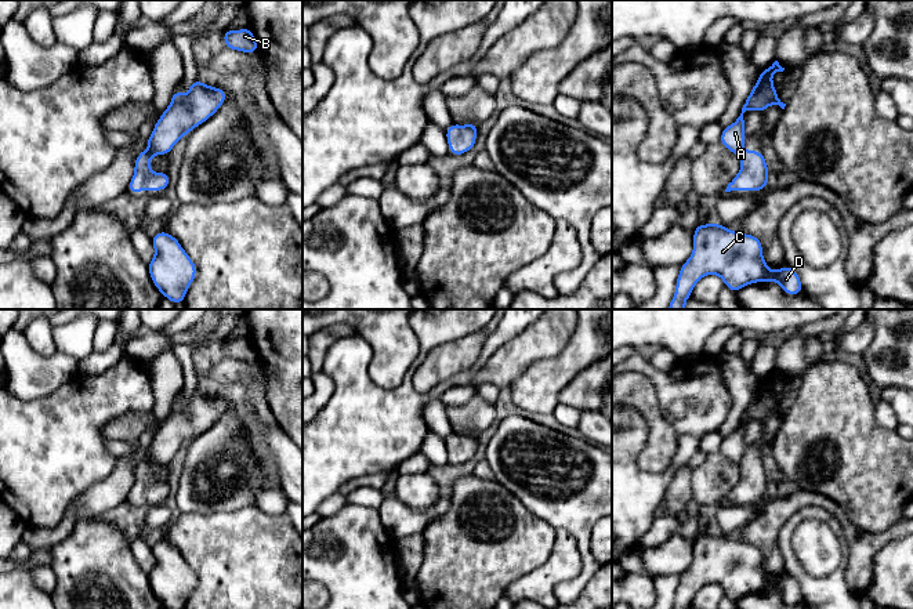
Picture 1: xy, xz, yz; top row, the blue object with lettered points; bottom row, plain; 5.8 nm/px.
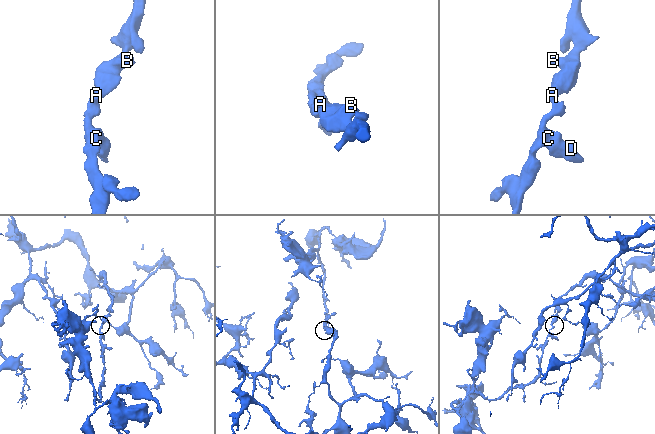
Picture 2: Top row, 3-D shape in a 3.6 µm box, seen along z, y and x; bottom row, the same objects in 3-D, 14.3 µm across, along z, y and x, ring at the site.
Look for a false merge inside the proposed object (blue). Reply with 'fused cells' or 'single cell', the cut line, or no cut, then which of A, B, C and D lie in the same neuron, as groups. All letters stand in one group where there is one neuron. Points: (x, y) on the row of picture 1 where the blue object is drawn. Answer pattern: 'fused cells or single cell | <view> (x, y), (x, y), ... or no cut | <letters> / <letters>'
fused cells | xy (148, 149), (156, 153) | A B / C D

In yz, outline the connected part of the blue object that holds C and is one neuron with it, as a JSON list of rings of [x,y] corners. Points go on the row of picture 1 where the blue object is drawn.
[[[699,224],[693,231],[693,251],[680,268],[675,293],[667,309],[686,309],[685,301],[691,297],[695,284],[706,275],[720,276],[725,287],[736,293],[750,283],[776,282],[787,296],[800,294],[804,289],[798,273],[785,265],[779,271],[771,271],[762,255],[762,243],[758,238],[743,232],[735,232],[721,224]]]

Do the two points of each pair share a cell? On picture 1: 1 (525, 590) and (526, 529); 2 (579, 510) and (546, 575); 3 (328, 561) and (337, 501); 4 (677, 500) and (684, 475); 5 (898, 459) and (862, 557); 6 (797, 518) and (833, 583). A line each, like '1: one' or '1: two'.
1: two
2: two
3: two
4: one
5: two
6: one

